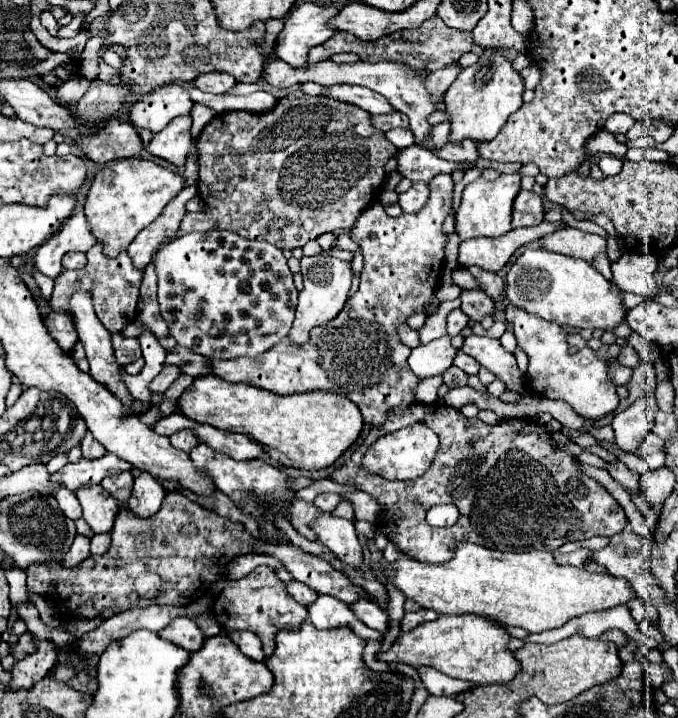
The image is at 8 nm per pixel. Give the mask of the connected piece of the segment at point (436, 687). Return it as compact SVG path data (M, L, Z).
M420 668L418 672L420 672L420 678L422 678L424 686L434 696L454 696L454 694L460 694L460 692L476 686L472 682L460 682L456 678L448 678L446 674L436 672L434 668Z

